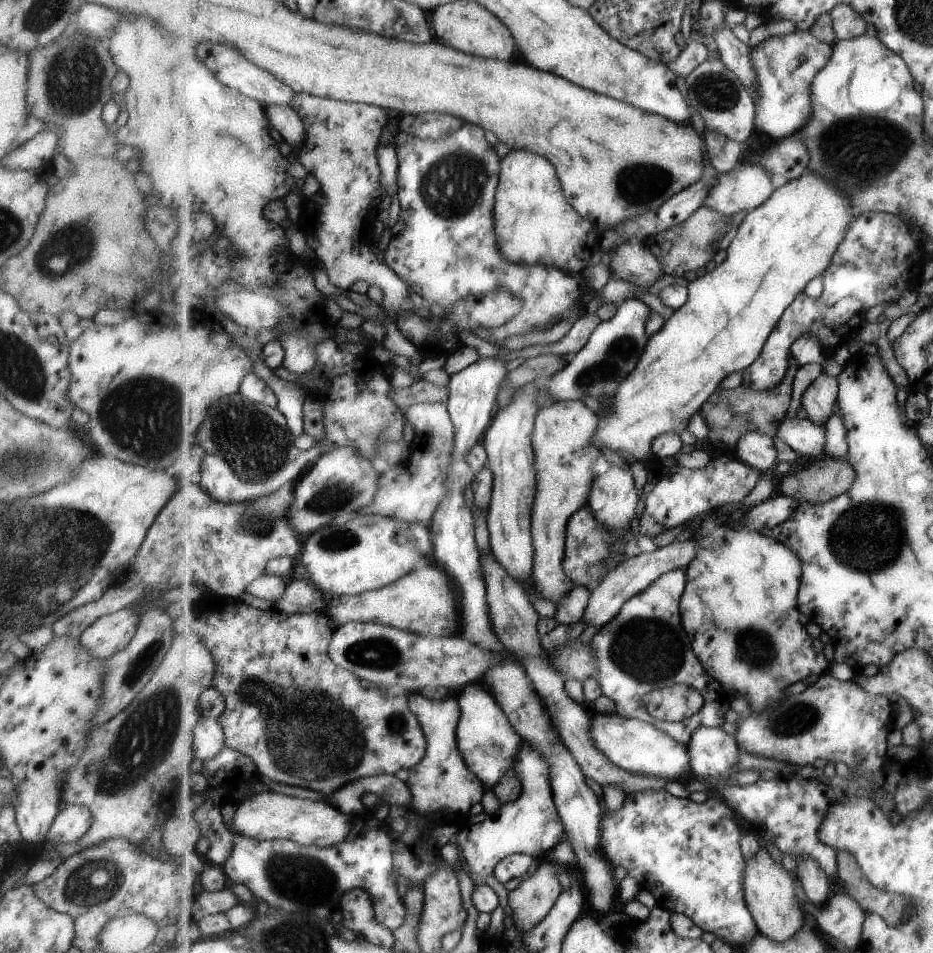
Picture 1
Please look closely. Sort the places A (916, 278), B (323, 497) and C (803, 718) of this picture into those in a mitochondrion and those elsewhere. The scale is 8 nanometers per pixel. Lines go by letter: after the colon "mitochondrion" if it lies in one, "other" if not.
A: other
B: mitochondrion
C: mitochondrion

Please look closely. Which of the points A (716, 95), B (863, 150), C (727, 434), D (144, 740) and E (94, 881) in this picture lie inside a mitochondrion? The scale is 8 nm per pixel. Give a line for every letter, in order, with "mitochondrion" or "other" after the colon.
A: mitochondrion
B: mitochondrion
C: mitochondrion
D: mitochondrion
E: mitochondrion

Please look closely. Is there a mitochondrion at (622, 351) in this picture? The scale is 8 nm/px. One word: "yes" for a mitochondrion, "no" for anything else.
yes

